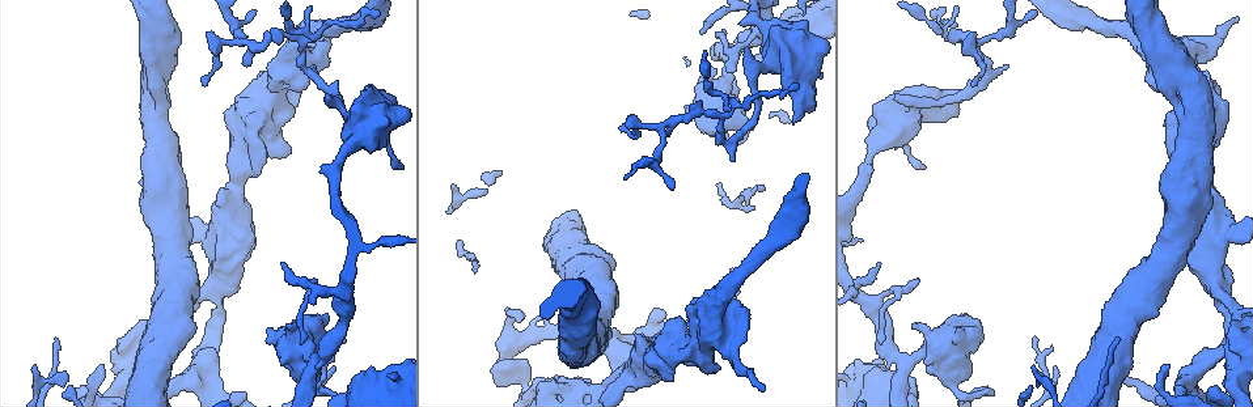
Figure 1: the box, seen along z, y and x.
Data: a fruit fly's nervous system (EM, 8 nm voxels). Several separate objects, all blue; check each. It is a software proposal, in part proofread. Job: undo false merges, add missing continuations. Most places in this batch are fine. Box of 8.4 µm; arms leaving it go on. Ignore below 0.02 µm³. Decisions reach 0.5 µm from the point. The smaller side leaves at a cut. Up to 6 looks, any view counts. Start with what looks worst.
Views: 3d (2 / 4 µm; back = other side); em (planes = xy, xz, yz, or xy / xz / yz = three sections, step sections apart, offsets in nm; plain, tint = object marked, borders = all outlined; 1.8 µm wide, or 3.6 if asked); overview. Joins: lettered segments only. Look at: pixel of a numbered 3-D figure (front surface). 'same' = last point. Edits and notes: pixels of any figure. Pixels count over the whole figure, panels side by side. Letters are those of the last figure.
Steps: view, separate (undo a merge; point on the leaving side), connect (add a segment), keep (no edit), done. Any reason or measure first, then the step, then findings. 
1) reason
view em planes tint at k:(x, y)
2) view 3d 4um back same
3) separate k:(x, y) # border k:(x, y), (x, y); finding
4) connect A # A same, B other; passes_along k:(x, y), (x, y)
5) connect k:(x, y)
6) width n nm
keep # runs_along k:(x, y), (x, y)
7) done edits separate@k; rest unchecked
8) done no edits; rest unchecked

arms part here
view em planes borders at 1:(661, 129)

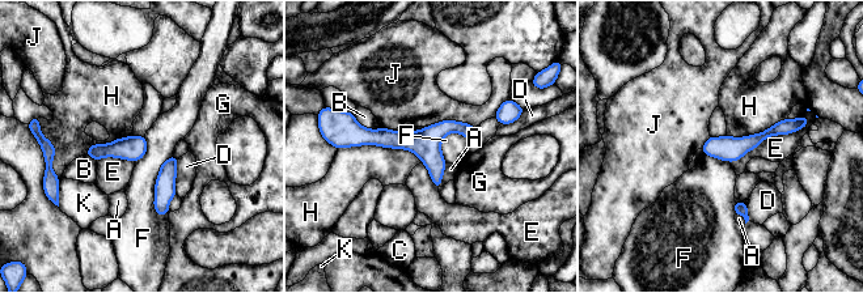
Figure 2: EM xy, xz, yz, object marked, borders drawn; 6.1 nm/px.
width 150 nm
keep # A other, B other, C other, D other, E other, F other, G other, H other, J other, K other; one cell here

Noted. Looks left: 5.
view 3d 4um back at 1:(691, 365)

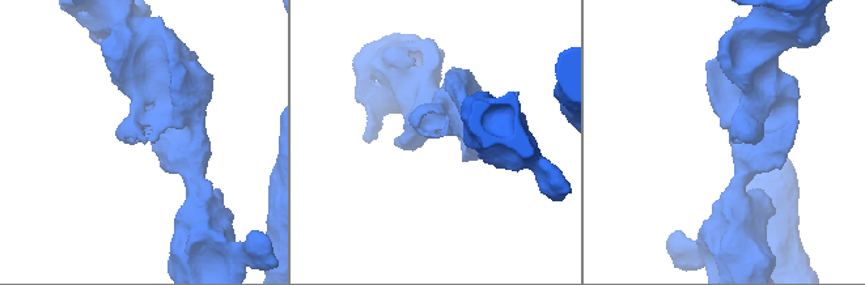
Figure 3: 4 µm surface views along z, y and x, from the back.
view em xz step 4 borders at 3:(436, 136)

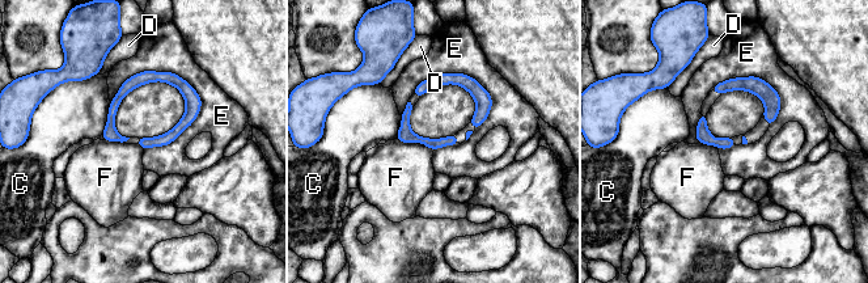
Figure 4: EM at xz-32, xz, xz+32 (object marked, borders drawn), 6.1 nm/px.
another direction
view em planes borders same

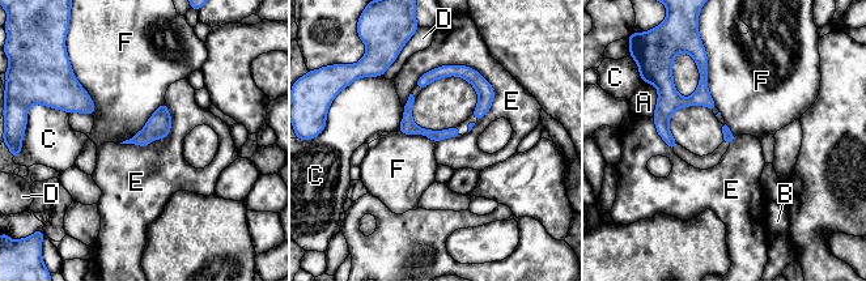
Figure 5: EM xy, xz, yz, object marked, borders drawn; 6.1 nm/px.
keep # A other, B other, C other, D other, E other, F other; runs_along 5:(410, 102), (416, 130), (455, 133); none of them fits

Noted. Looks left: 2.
stops while still wide
view em yz step 4 borders at 1:(300, 90)

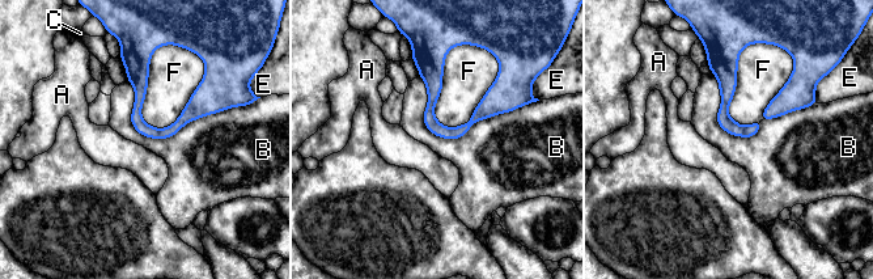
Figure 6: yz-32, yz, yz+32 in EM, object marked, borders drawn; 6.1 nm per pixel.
longest_contact B 650 nm
keep # A other, B other, C other, E other, F other; none of them fits

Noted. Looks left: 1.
done no edits; rest unchecked

